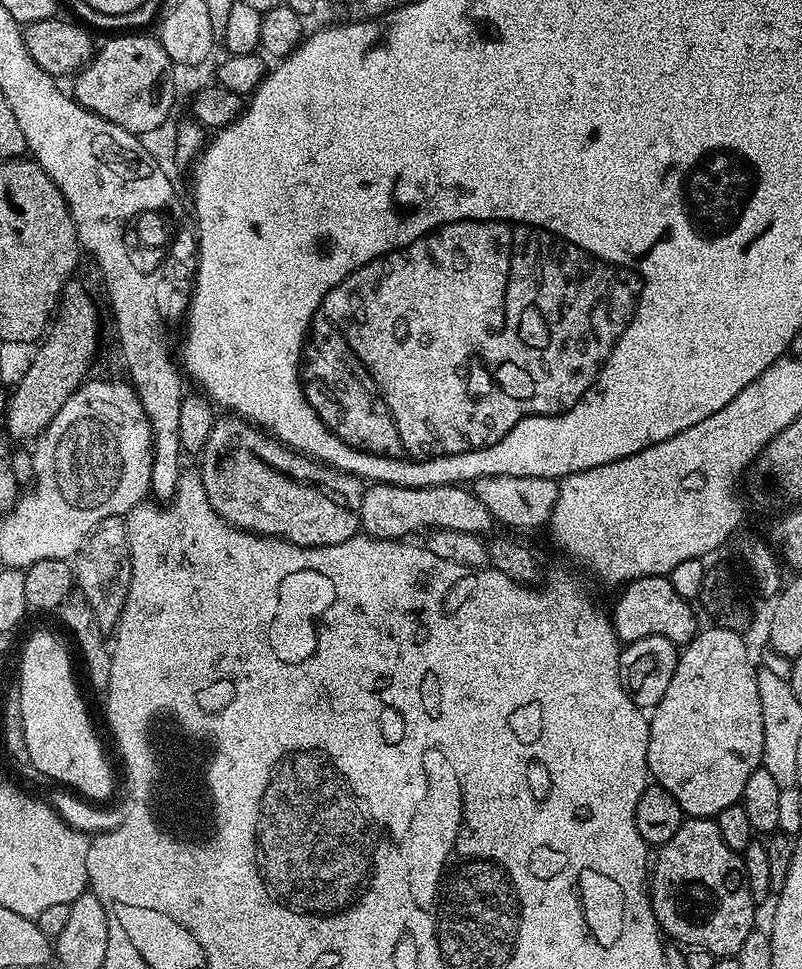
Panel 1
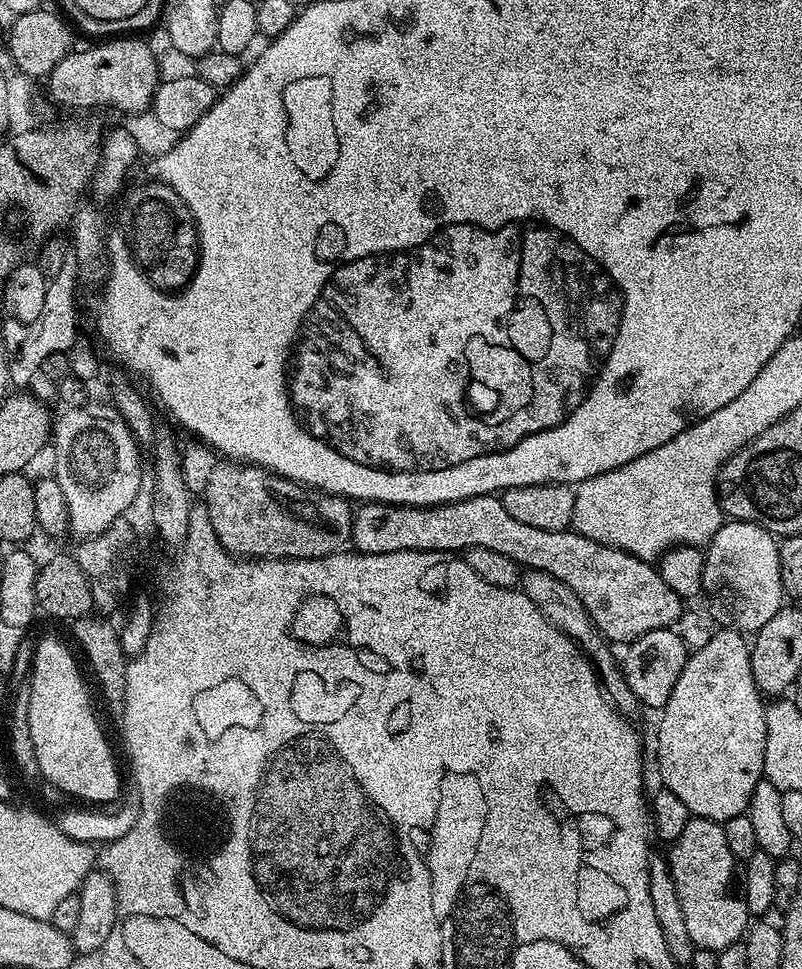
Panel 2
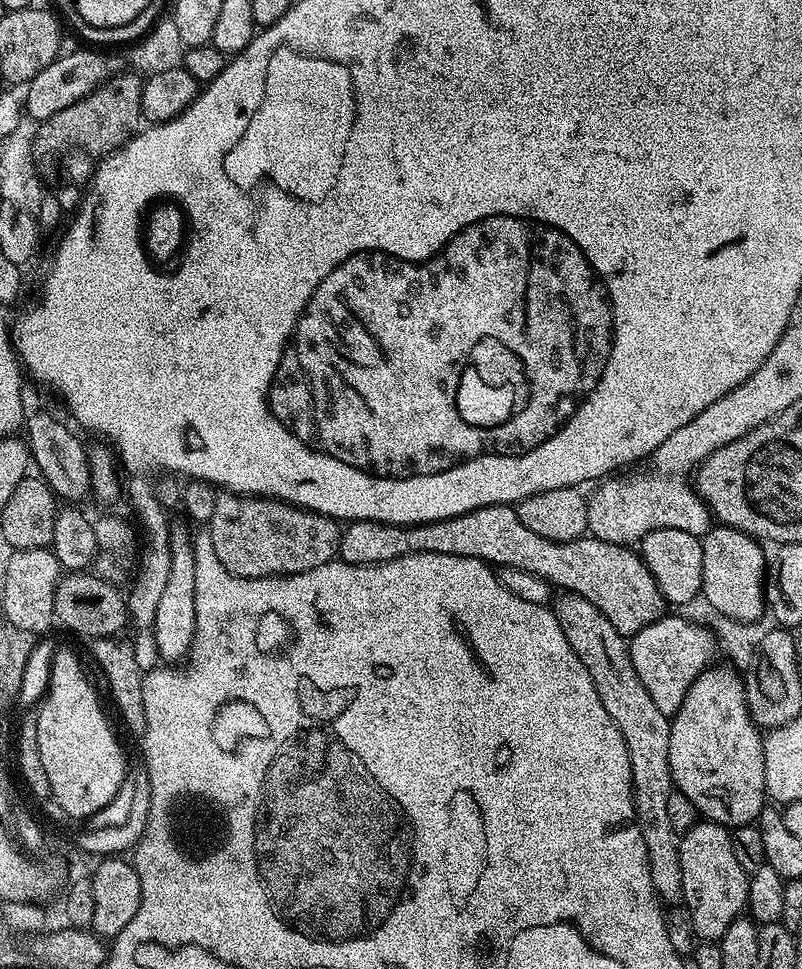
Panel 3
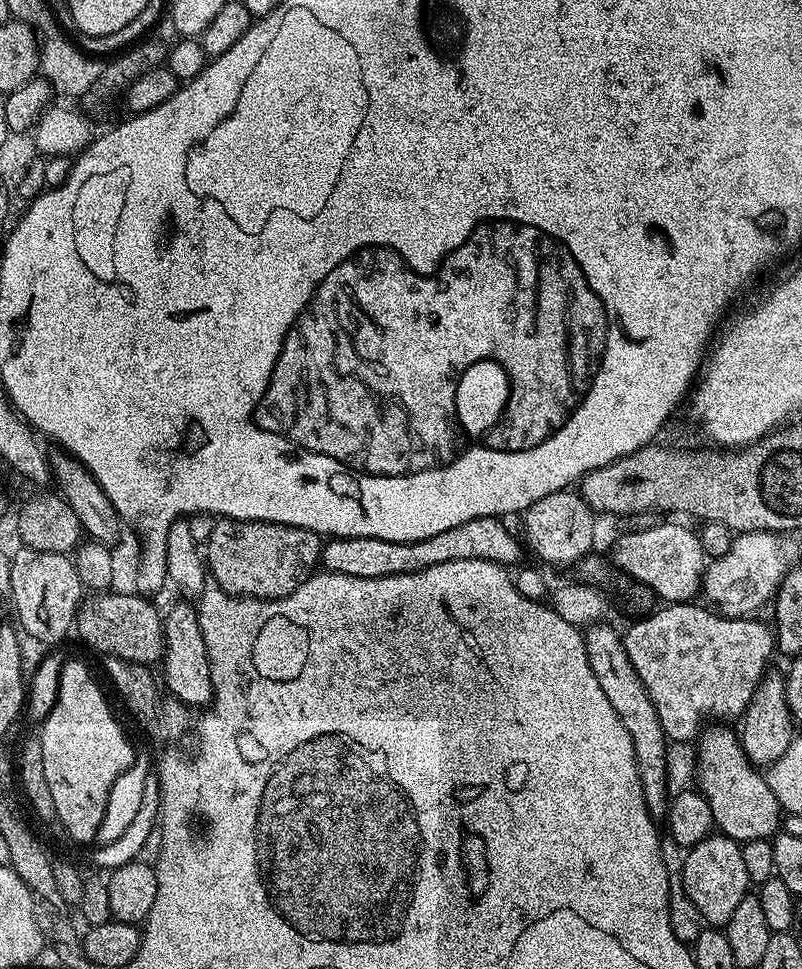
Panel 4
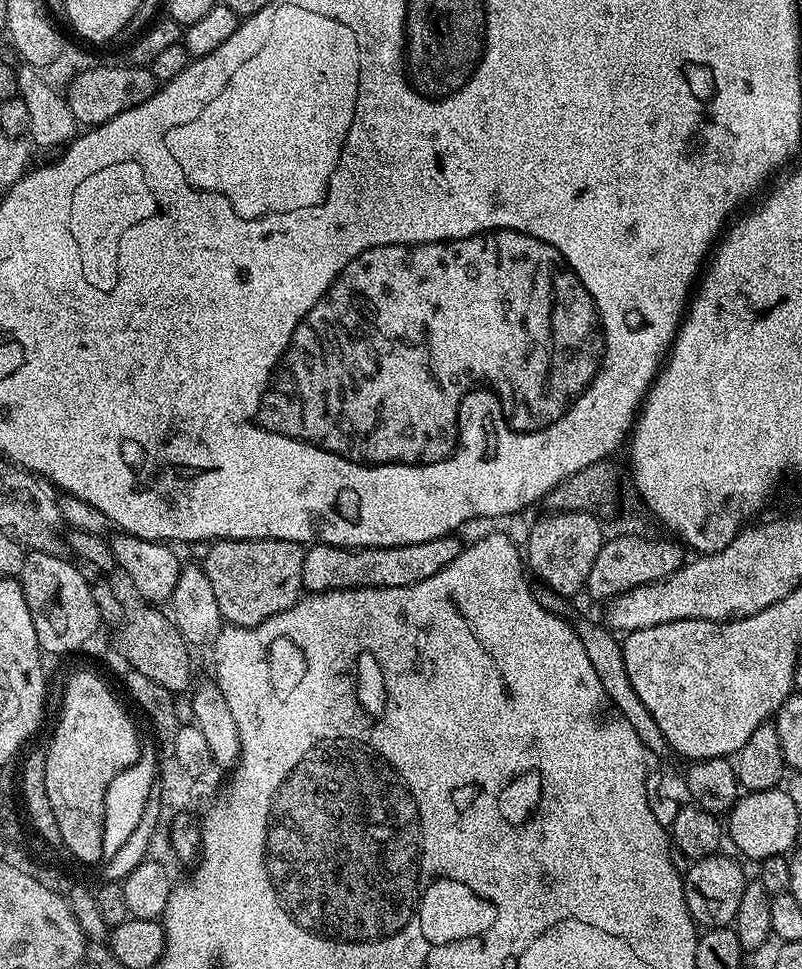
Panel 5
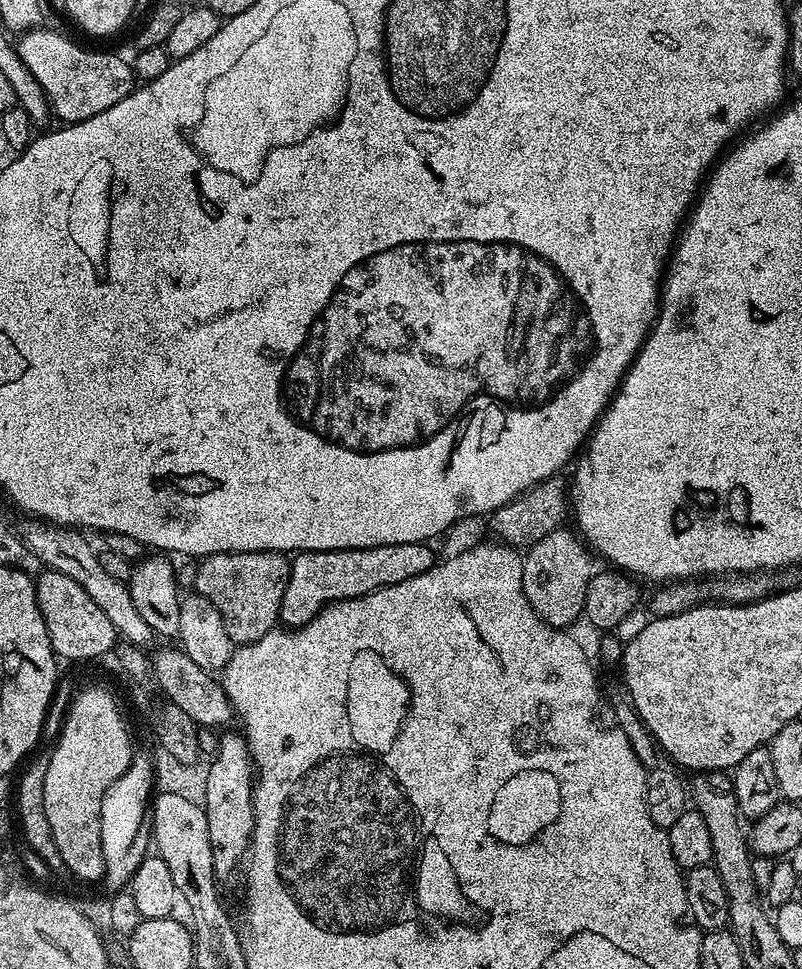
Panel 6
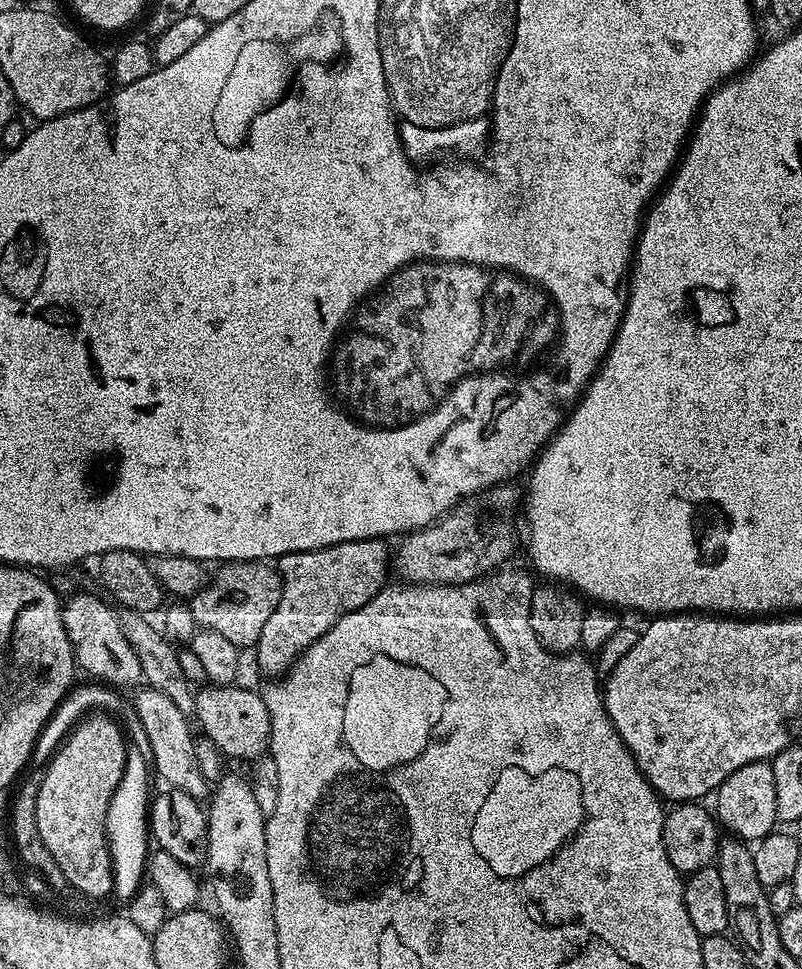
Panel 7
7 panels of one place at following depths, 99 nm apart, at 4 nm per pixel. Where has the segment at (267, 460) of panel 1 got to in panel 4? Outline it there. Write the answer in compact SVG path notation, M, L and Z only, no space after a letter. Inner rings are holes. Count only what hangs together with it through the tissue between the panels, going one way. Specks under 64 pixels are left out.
M220 518L215 521L206 550L206 568L215 587L231 596L277 600L286 594L294 594L294 590L317 571L322 560L322 538L317 532L305 528L265 520Z

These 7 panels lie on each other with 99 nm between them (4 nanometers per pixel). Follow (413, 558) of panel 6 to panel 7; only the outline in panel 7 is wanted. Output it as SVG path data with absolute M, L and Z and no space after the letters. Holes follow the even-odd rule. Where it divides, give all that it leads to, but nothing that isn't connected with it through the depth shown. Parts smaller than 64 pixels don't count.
M383 539L351 540L305 552L288 552L279 557L278 571L282 582L282 598L254 649L256 664L268 678L276 678L288 669L326 630L333 628L343 616L356 612L389 583L390 548Z

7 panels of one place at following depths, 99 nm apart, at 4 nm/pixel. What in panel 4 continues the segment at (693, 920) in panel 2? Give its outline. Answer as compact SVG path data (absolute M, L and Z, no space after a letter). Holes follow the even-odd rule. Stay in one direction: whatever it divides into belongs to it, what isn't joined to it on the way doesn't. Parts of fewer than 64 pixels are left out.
M713 834L687 849L685 856L688 857L684 860L684 892L689 902L700 911L705 925L727 925L738 902L742 902L742 898L750 892L741 845L726 835Z

